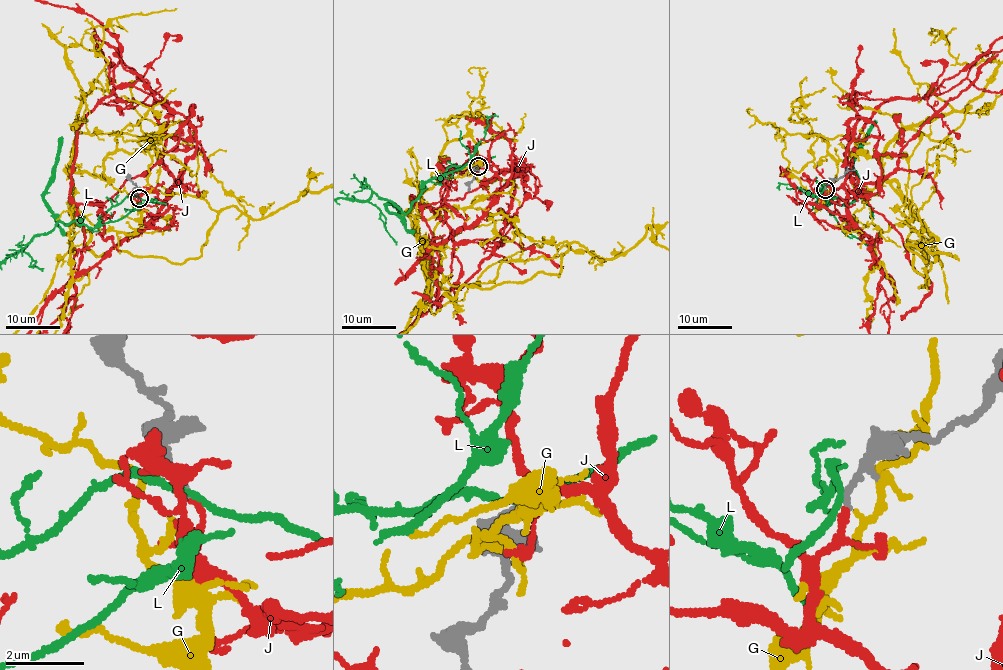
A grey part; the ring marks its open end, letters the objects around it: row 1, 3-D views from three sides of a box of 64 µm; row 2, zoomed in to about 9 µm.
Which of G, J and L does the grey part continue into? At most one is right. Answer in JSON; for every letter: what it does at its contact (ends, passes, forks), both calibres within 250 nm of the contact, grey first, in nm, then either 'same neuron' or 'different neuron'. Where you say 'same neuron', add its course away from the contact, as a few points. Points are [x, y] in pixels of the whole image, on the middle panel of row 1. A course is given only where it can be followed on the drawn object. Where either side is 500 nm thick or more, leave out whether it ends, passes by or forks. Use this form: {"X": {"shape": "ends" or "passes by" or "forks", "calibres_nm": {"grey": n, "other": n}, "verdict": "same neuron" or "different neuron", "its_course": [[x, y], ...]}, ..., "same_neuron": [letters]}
{"G": {"shape": "passes by", "calibres_nm": {"grey": 220, "other": 200}, "verdict": "different neuron"}, "J": {"shape": "passes by", "calibres_nm": {"grey": 140, "other": 120}, "verdict": "same neuron"}, "L": {"shape": "passes by", "calibres_nm": {"grey": 180, "other": 150}, "verdict": "different neuron"}, "same_neuron": ["J"]}

